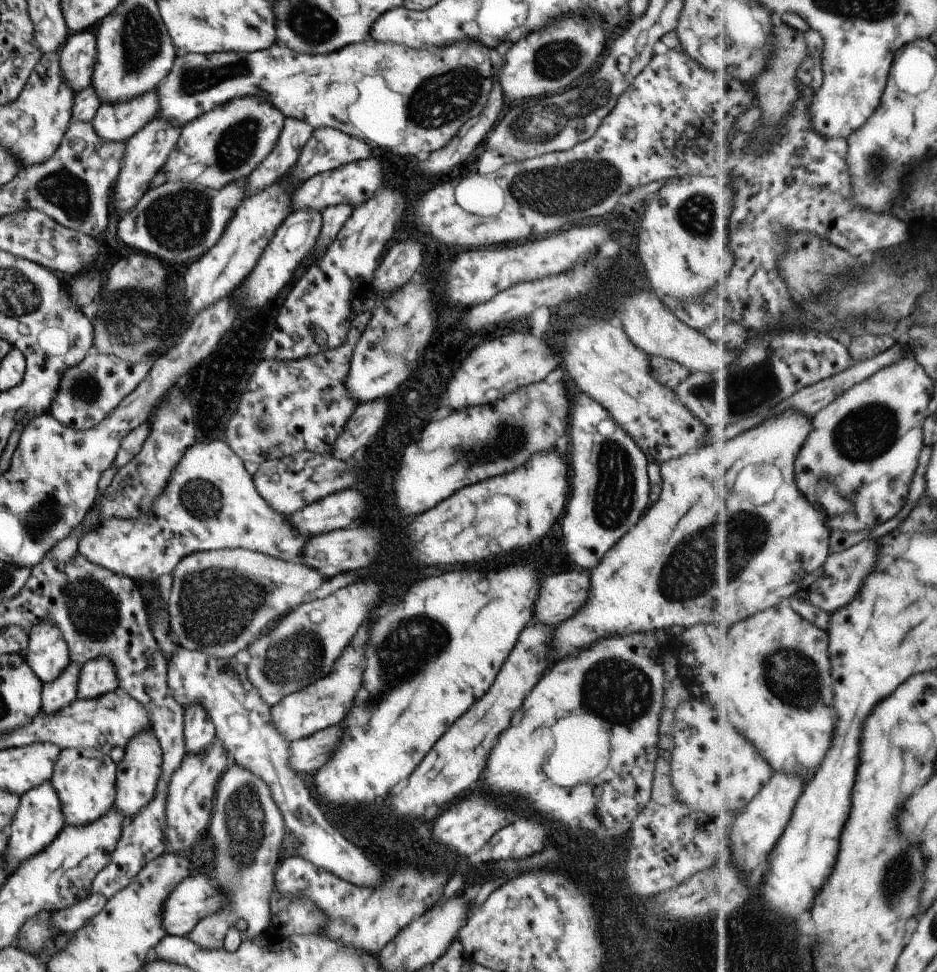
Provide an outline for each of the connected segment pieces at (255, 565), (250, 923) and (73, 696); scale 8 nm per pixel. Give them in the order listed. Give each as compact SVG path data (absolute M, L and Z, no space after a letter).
M224 548L188 554L178 562L172 575L168 598L168 617L171 633L178 645L189 651L200 651L214 658L230 658L239 650L248 648L260 638L262 630L275 618L287 614L293 606L300 606L304 596L322 584L322 576L312 568L288 562L260 551L244 548Z
M232 763L231 768L224 770L215 788L210 834L214 840L216 858L214 858L214 868L208 868L205 871L211 878L214 878L214 882L218 882L218 890L222 890L222 894L228 894L228 898L222 910L200 920L184 938L192 940L202 950L222 950L224 949L224 937L232 926L237 926L241 931L241 938L248 938L248 940L272 932L270 896L275 888L274 874L278 865L282 840L284 840L285 824L282 812L278 810L272 798L270 786L262 778L252 774L250 770Z
M69 660L70 664L64 668L64 672L54 682L43 684L41 696L41 710L44 714L54 716L54 712L60 708L66 708L77 699L78 680L80 680L80 664Z

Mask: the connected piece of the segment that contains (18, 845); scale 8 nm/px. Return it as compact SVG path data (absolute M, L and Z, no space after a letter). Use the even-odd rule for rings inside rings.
M51 781L43 782L25 792L20 797L20 804L14 815L14 822L12 822L9 828L6 868L13 873L24 860L28 860L30 856L42 852L46 846L50 846L64 826L62 802L60 802L60 798L58 798L58 794L56 794Z

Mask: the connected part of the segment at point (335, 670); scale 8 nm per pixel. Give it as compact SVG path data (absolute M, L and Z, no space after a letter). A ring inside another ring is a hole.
M352 644L346 646L326 676L298 692L286 695L278 704L271 706L274 726L288 742L312 736L319 730L341 723L348 716L352 700L360 688L360 674L362 674L360 660L364 658L362 648L366 646L353 646Z

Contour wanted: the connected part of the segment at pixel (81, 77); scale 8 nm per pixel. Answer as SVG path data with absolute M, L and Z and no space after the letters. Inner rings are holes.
M86 30L71 34L58 50L62 76L76 93L90 86L96 66L96 37Z

